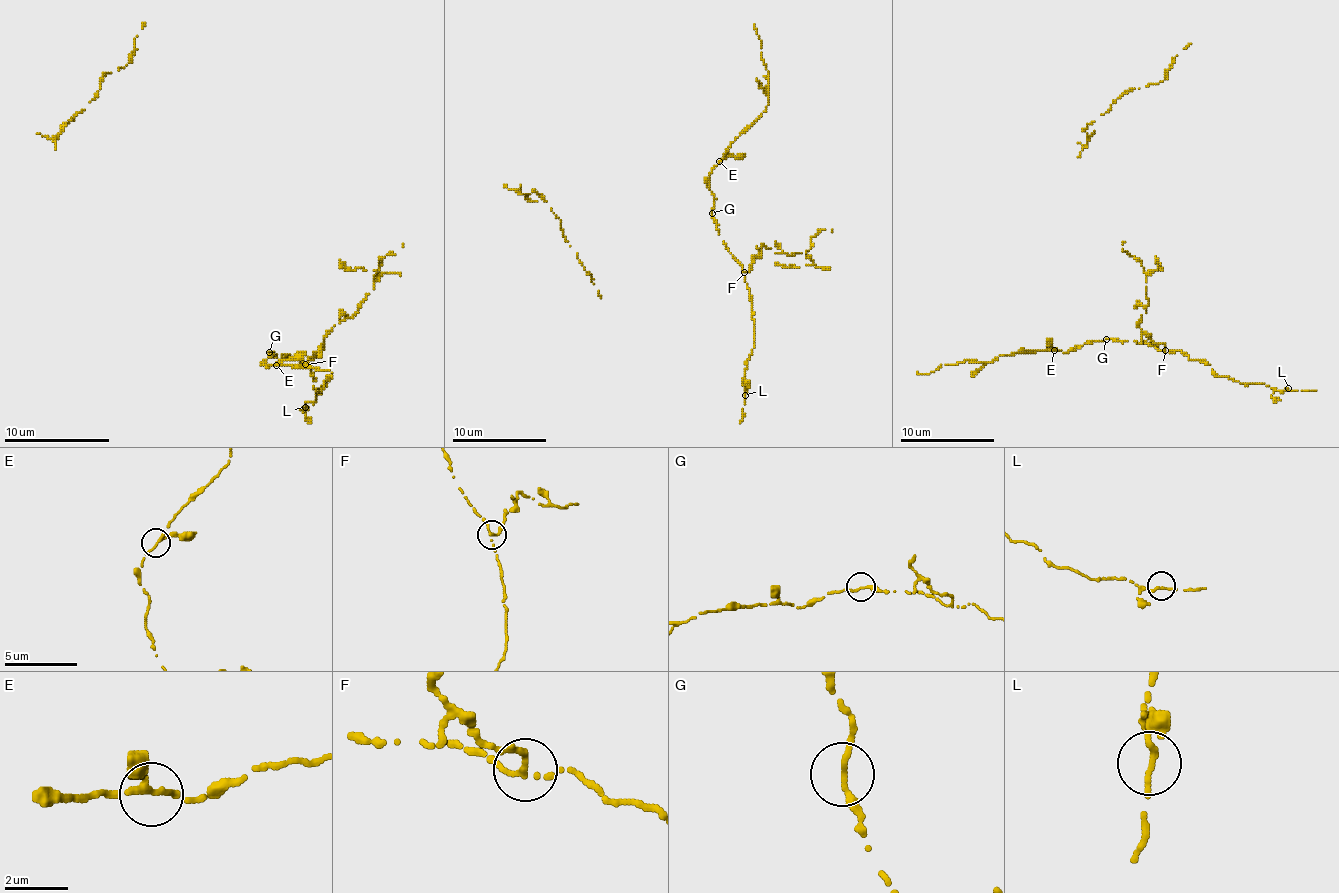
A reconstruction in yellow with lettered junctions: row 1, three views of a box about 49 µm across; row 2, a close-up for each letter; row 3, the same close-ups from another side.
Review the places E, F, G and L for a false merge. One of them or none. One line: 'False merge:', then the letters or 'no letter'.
False merge: F

